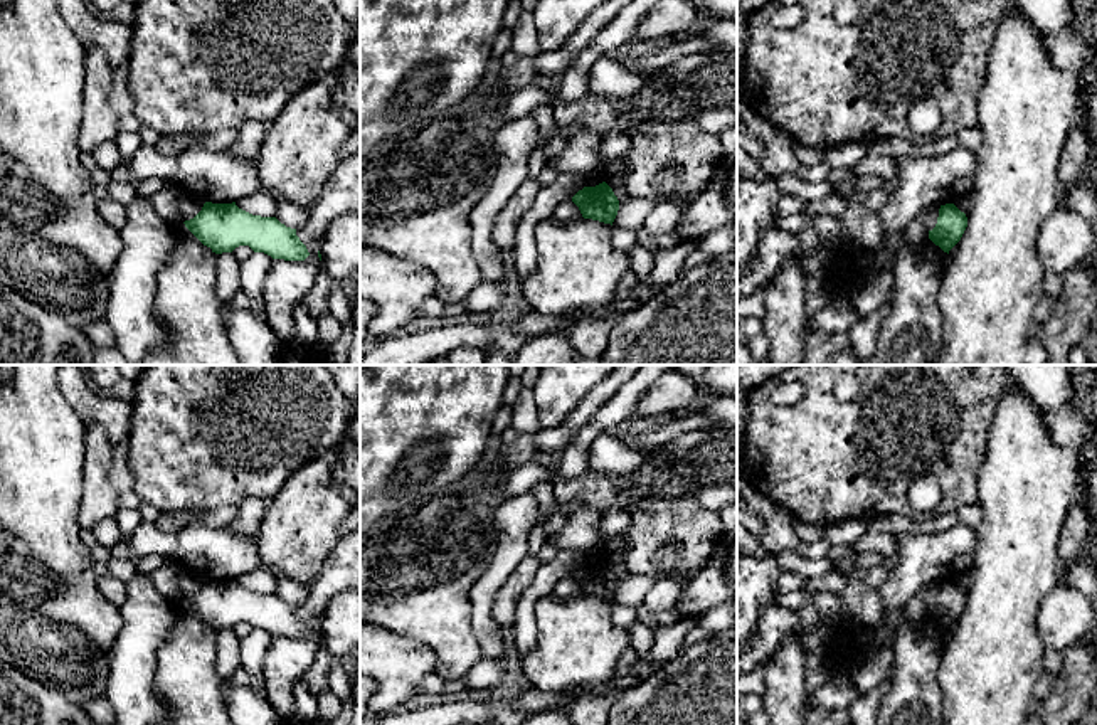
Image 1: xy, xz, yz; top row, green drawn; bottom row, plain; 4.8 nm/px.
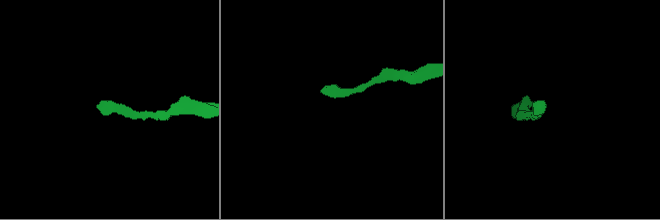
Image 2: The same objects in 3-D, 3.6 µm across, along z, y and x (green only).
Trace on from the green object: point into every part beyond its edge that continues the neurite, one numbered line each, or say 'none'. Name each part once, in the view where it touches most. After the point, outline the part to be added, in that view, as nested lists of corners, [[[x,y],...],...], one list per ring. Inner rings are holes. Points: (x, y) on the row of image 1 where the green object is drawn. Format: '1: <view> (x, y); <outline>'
none

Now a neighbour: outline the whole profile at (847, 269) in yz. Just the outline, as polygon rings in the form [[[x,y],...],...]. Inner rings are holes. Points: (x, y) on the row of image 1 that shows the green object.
[[[840,246],[836,259],[824,276],[833,284],[856,284],[860,286],[866,278],[861,262],[853,249]]]

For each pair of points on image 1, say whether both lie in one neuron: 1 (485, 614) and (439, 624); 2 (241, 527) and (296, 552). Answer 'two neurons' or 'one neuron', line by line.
1: two neurons
2: two neurons

